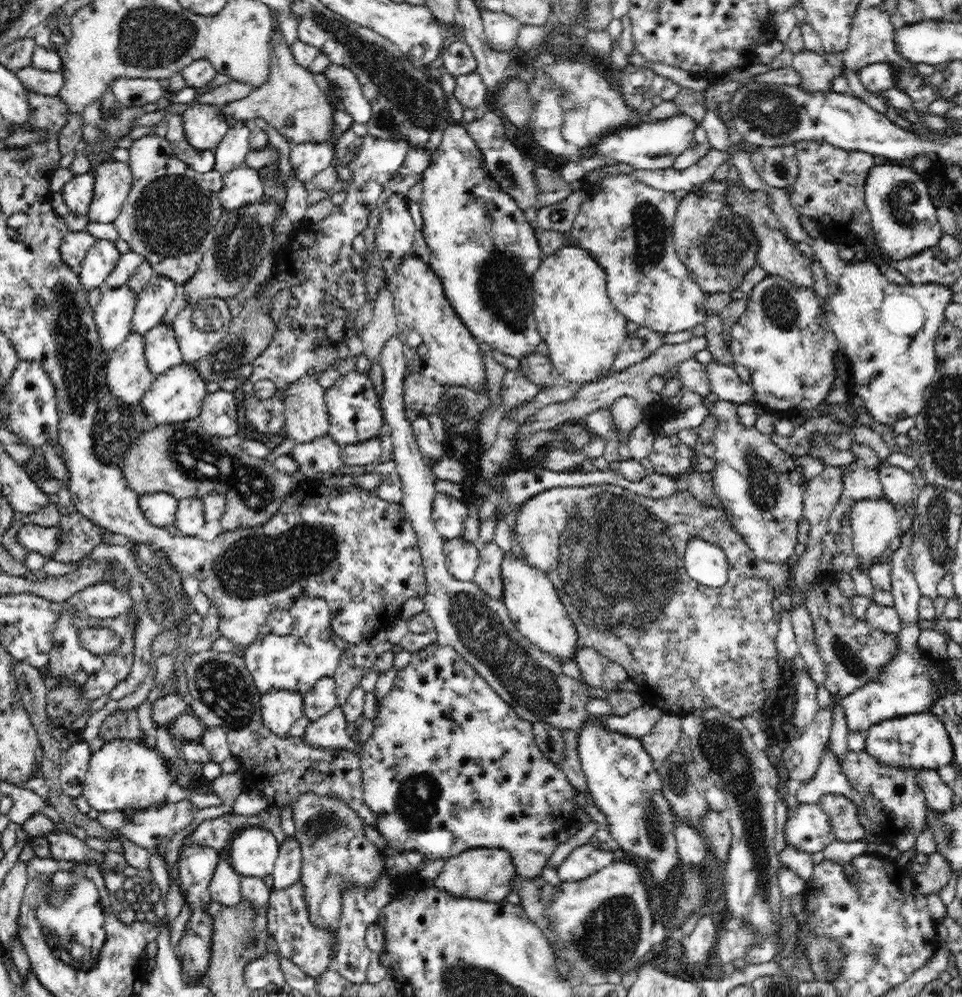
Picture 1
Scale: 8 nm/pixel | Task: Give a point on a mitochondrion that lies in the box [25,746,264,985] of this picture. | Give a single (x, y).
(68, 924)

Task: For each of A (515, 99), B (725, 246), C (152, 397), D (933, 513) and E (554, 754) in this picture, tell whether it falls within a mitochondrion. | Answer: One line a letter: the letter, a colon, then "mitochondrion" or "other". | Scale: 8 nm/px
A: mitochondrion
B: mitochondrion
C: other
D: mitochondrion
E: other

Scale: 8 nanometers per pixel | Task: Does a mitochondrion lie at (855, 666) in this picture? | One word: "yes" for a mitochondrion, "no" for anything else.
yes

